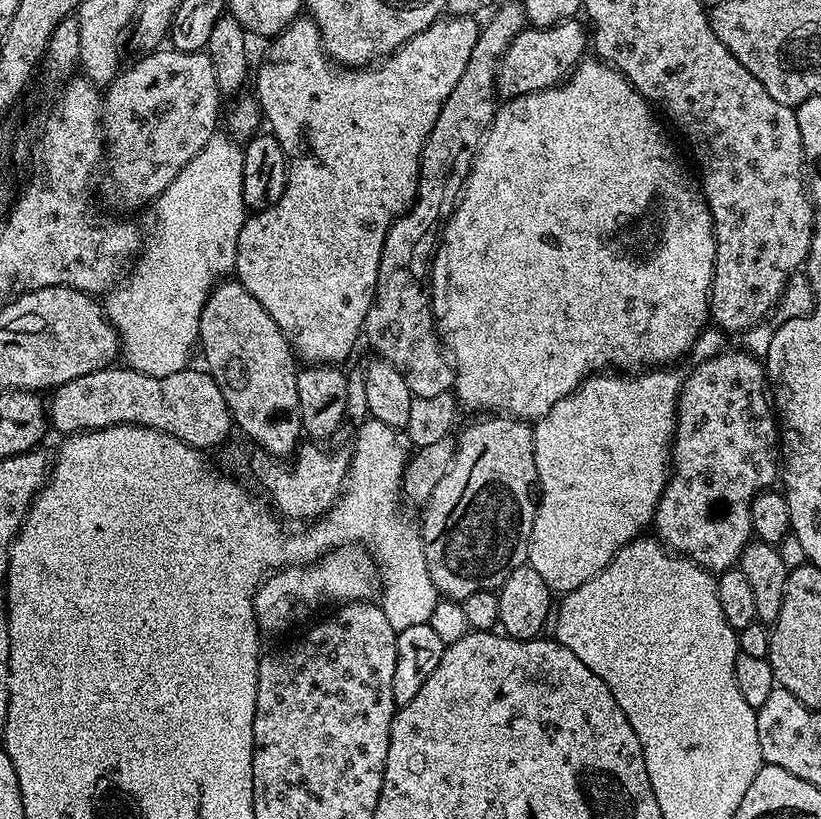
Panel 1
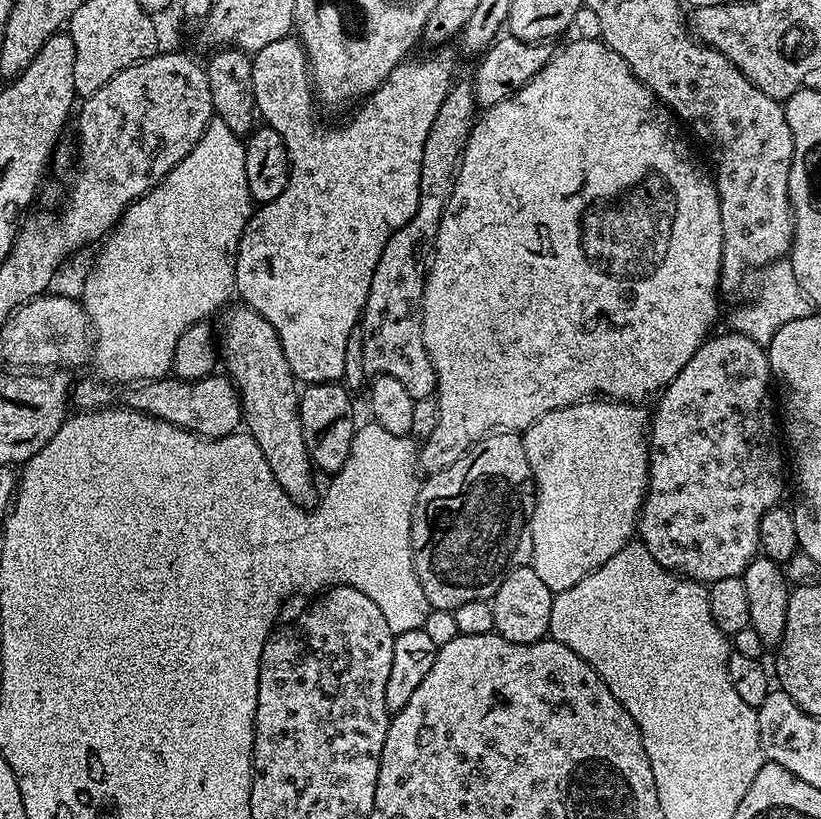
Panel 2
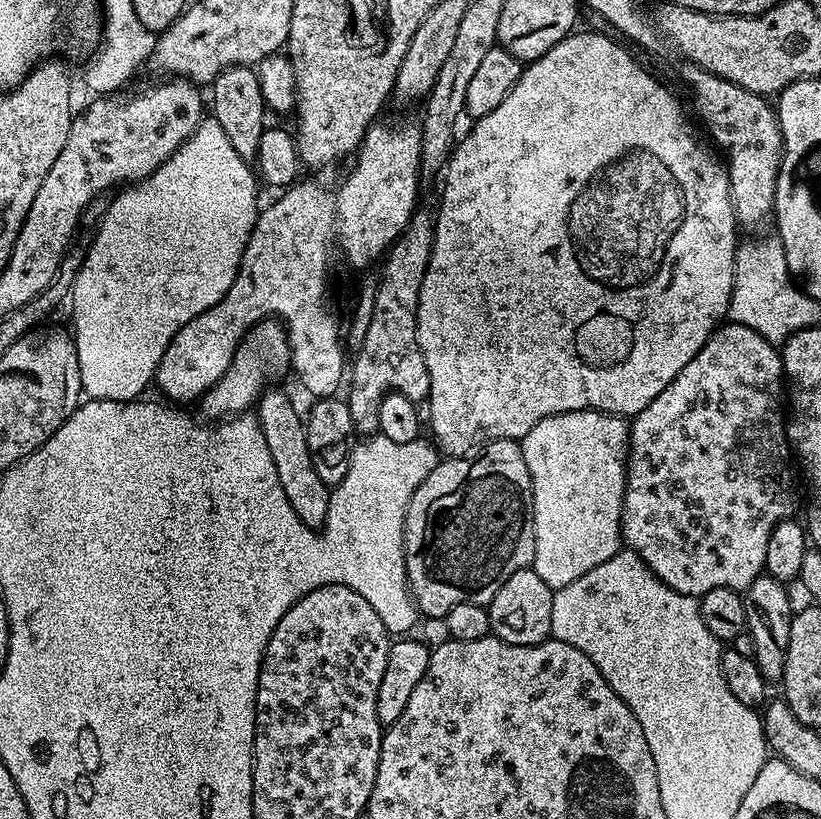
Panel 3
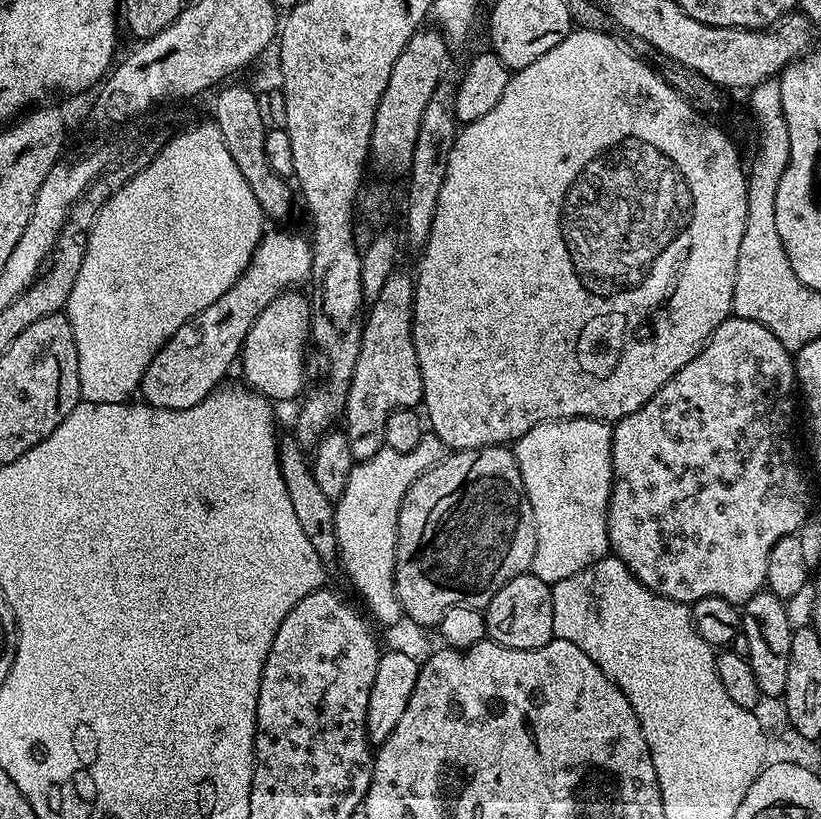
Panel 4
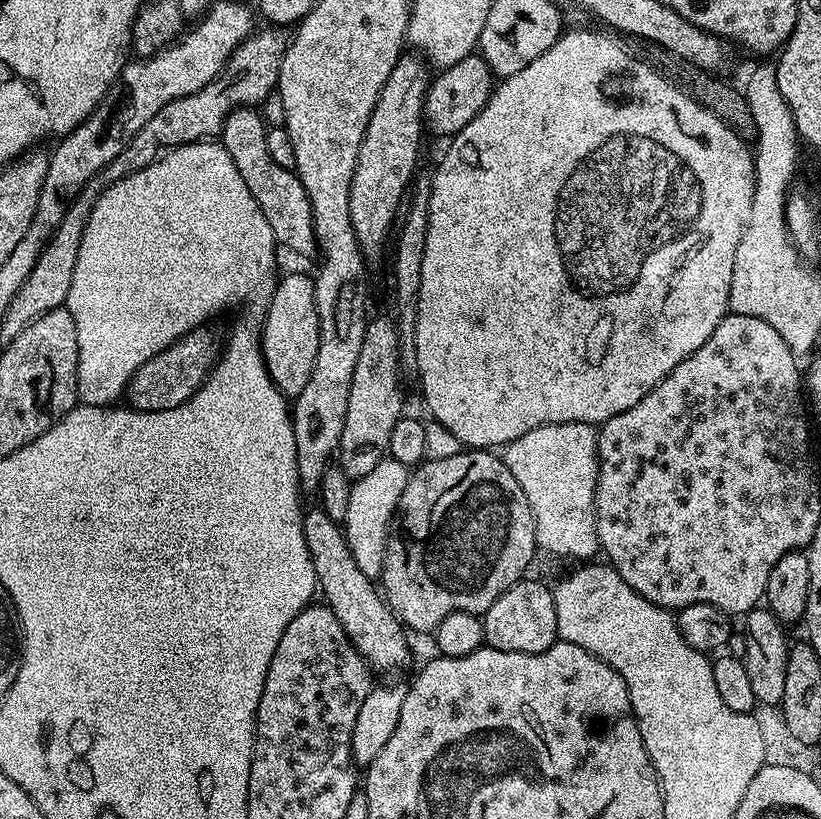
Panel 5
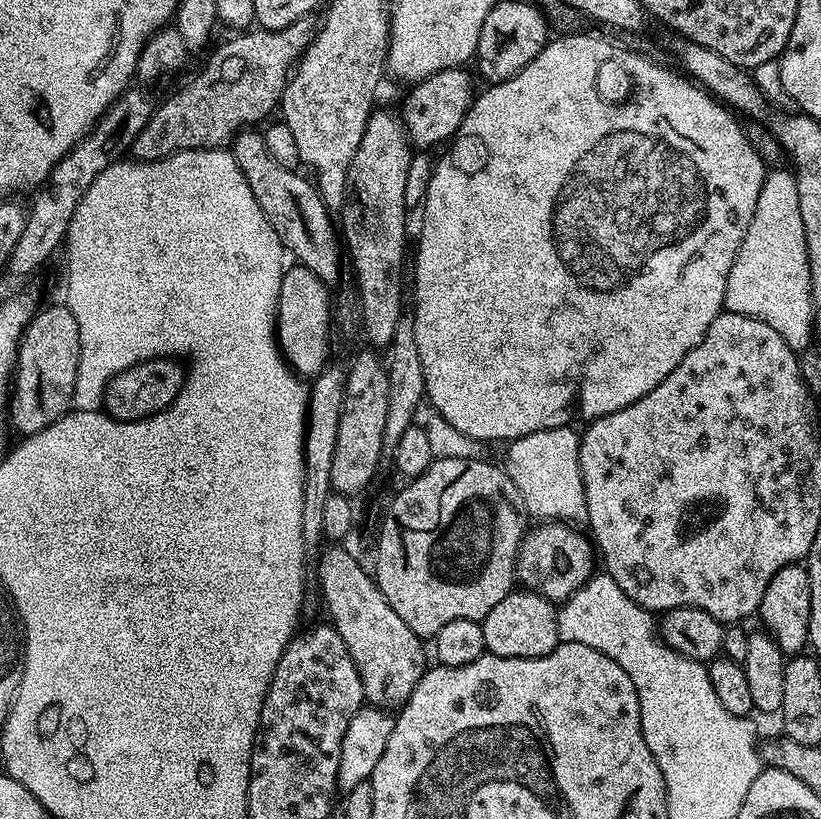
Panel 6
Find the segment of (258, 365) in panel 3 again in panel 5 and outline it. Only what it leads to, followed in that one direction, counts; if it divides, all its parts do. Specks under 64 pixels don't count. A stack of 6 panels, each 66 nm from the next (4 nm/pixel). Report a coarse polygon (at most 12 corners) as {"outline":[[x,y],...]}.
{"outline":[[311,275],[282,276],[260,349],[268,377],[295,398],[318,358]]}

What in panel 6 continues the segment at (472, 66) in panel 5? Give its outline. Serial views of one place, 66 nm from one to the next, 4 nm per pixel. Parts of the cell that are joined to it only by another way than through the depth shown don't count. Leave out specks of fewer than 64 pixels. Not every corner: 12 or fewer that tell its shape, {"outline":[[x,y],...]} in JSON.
{"outline":[[463,67],[407,89],[409,141],[432,150],[451,141],[474,99]]}

